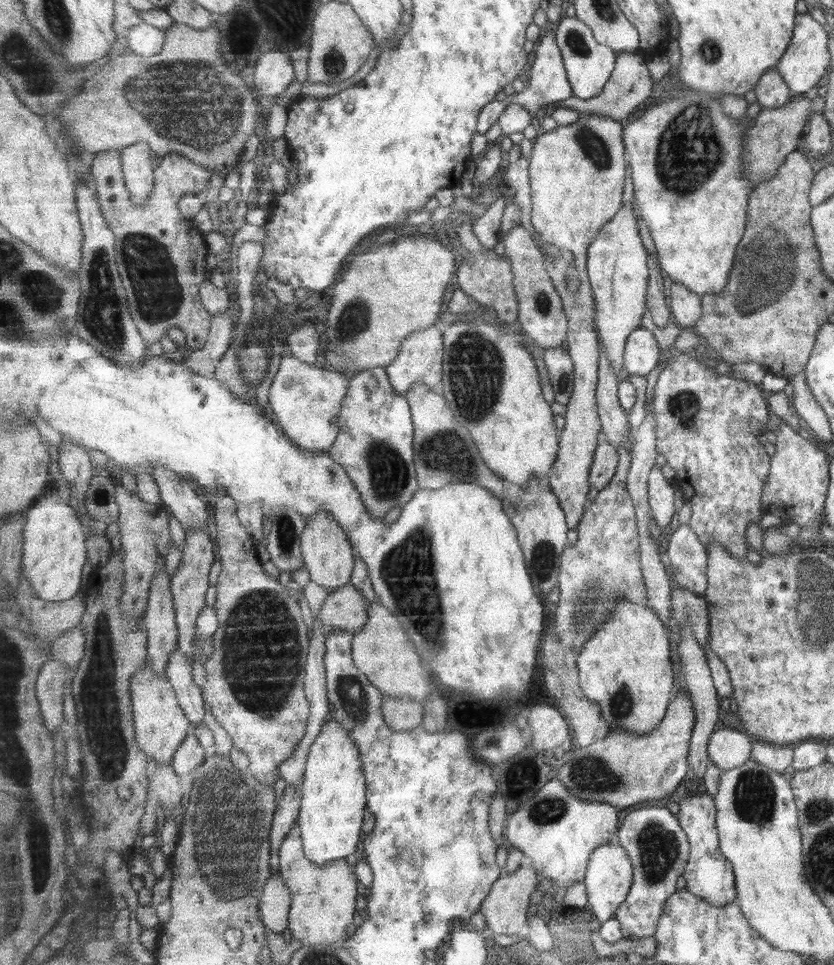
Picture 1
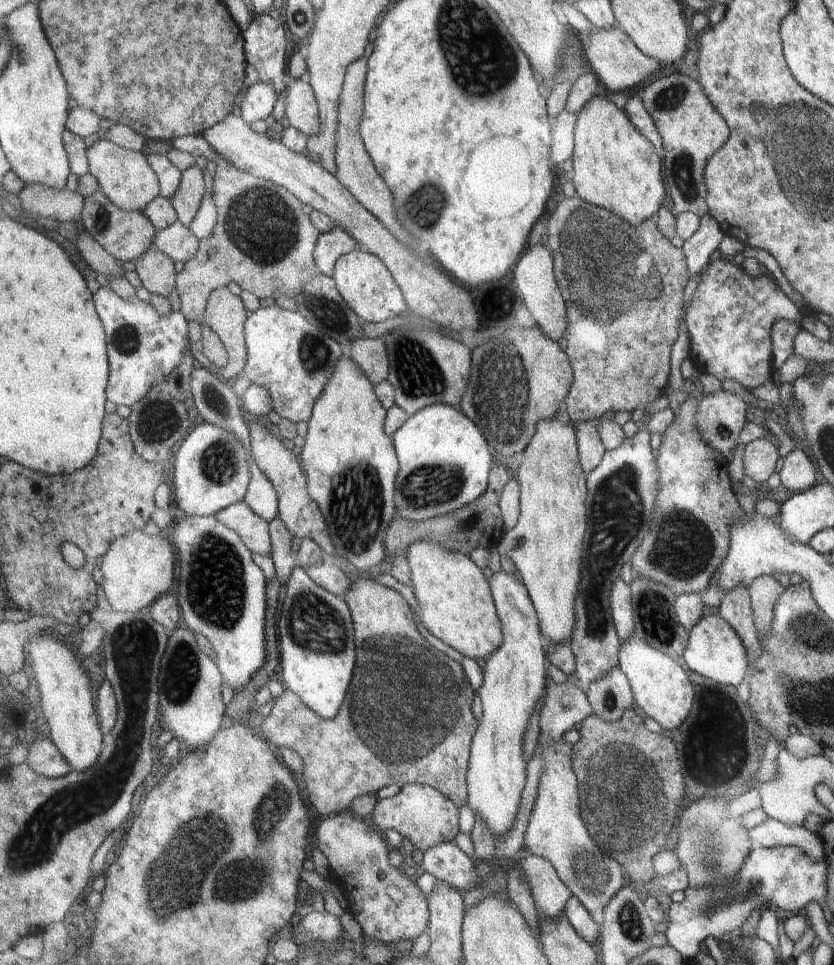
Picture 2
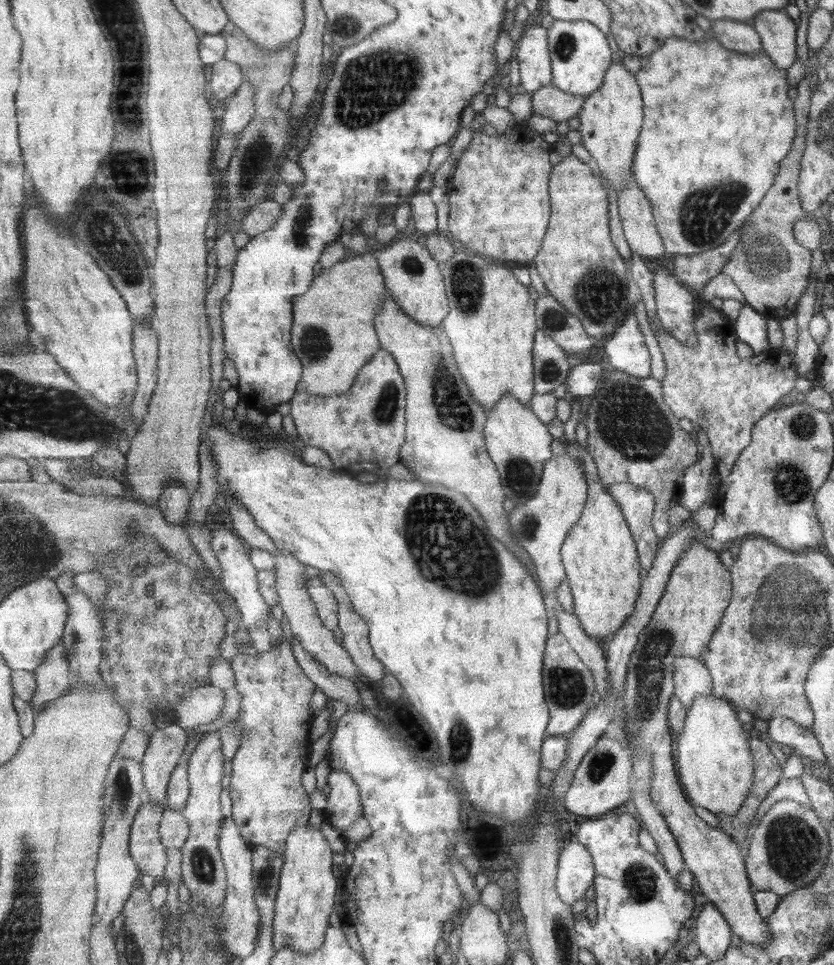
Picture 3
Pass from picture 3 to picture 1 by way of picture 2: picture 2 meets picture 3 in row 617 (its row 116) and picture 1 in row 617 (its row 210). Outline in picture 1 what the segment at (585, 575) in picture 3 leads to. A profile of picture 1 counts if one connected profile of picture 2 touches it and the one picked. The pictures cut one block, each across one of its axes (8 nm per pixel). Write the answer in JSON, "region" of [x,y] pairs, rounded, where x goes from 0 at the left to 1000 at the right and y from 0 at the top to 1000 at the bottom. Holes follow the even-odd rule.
{"region":[[[743,620],[723,651],[713,655],[693,677],[695,710],[701,721],[721,733],[731,756],[779,761],[799,743],[809,713],[805,665],[800,657],[800,648],[778,627]]]}

